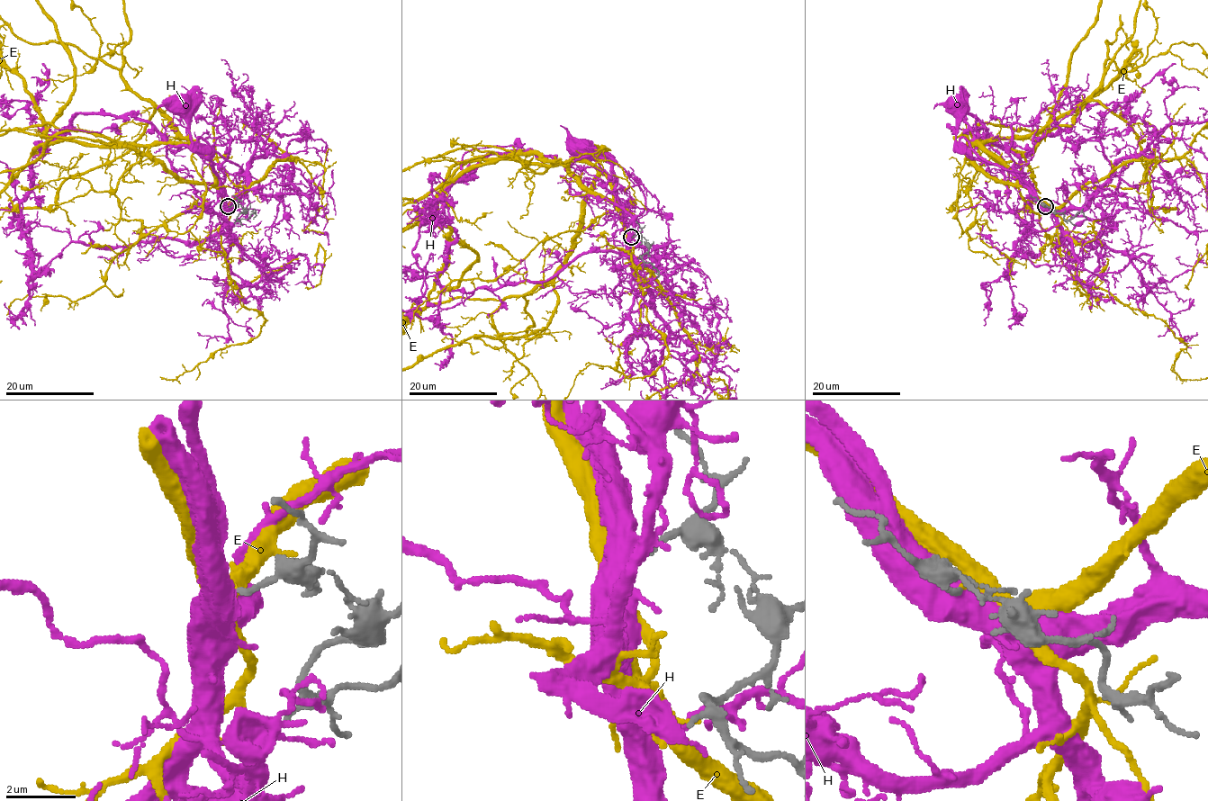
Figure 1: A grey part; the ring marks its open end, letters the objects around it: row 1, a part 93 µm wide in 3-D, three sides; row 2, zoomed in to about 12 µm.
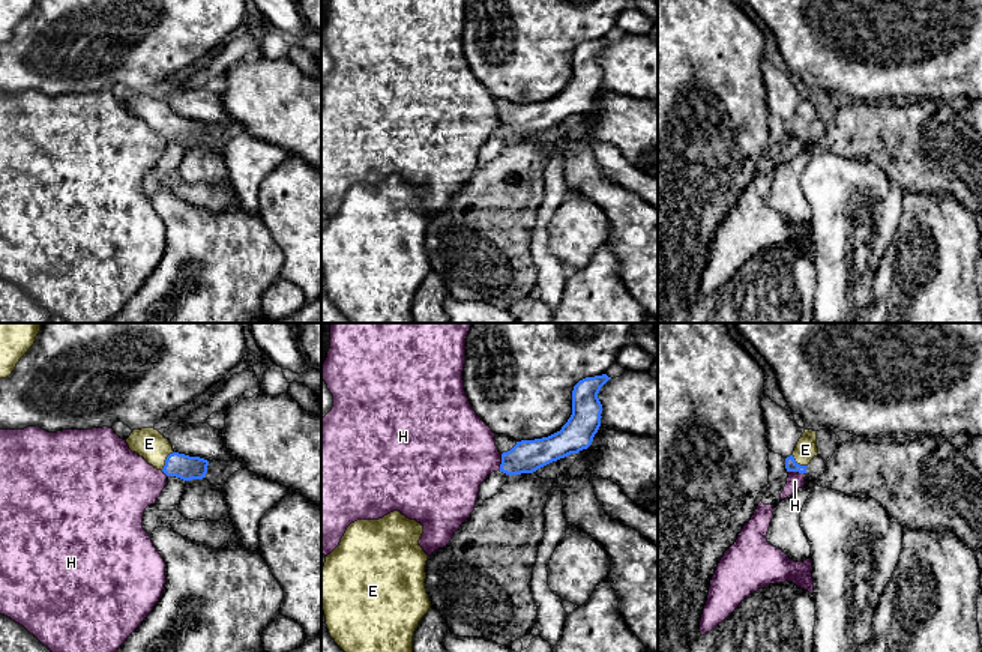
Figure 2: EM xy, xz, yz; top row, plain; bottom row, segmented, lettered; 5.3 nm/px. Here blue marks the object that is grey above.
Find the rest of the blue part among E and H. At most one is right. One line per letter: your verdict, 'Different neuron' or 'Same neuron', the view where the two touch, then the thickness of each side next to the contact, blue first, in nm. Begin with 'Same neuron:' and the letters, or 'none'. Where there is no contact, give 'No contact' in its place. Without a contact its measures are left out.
Same neuron: E
E: Same neuron. Touches blue in xy. Thickness 130 nm (blue) against 160 nm
H: Different neuron. Touches blue in xz. Thickness 180 nm (blue) against 420 nm

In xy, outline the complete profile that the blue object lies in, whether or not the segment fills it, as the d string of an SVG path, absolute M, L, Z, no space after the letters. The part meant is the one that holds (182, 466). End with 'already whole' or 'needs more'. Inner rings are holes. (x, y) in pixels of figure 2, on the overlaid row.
M155 428L134 430L126 439L129 449L143 457L155 469L167 476L183 481L203 479L209 461L200 457L189 457L173 451L173 445Z | needs more

